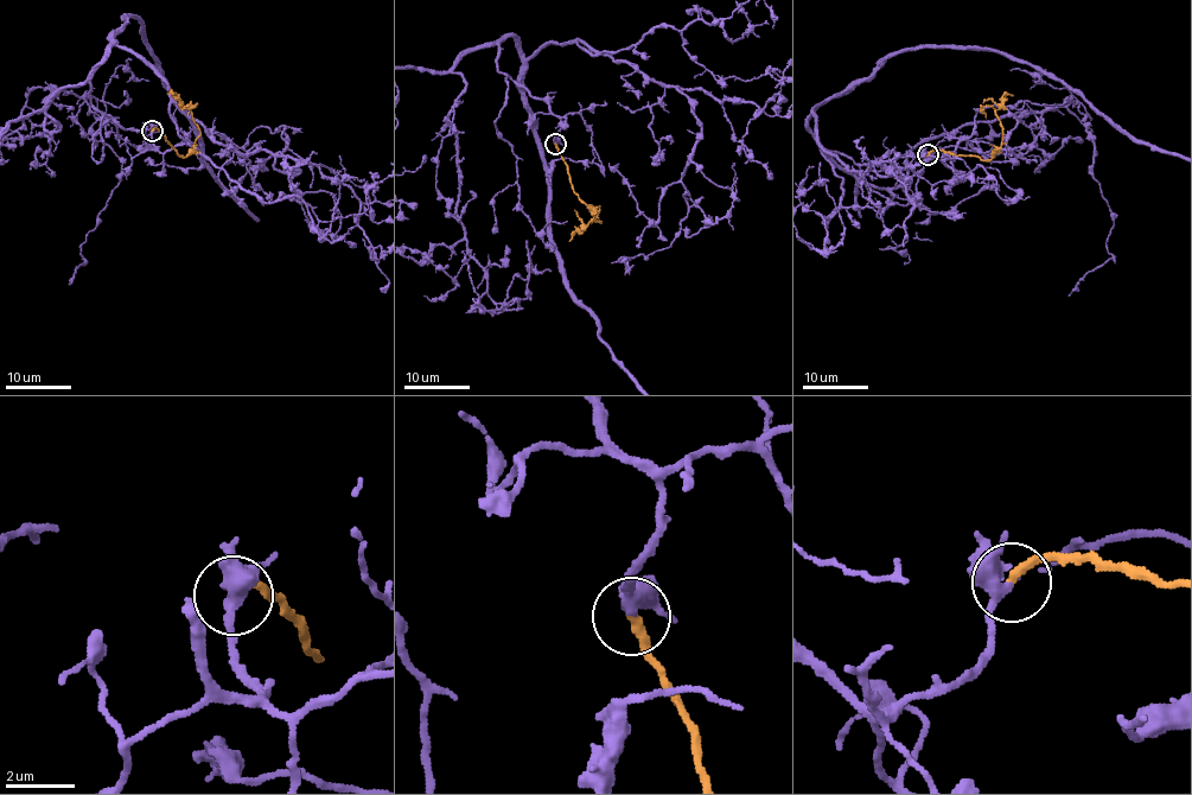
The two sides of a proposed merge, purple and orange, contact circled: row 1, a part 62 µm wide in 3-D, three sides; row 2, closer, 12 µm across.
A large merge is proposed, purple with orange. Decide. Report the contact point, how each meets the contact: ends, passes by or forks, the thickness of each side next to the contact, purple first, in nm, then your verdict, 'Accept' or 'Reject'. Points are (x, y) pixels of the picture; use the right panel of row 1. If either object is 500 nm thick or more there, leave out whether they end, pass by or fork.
Place: (928, 154). At the ring purple passes by. At the ring orange ends. Thickness 360 nm (purple) against 280 nm. Accept

